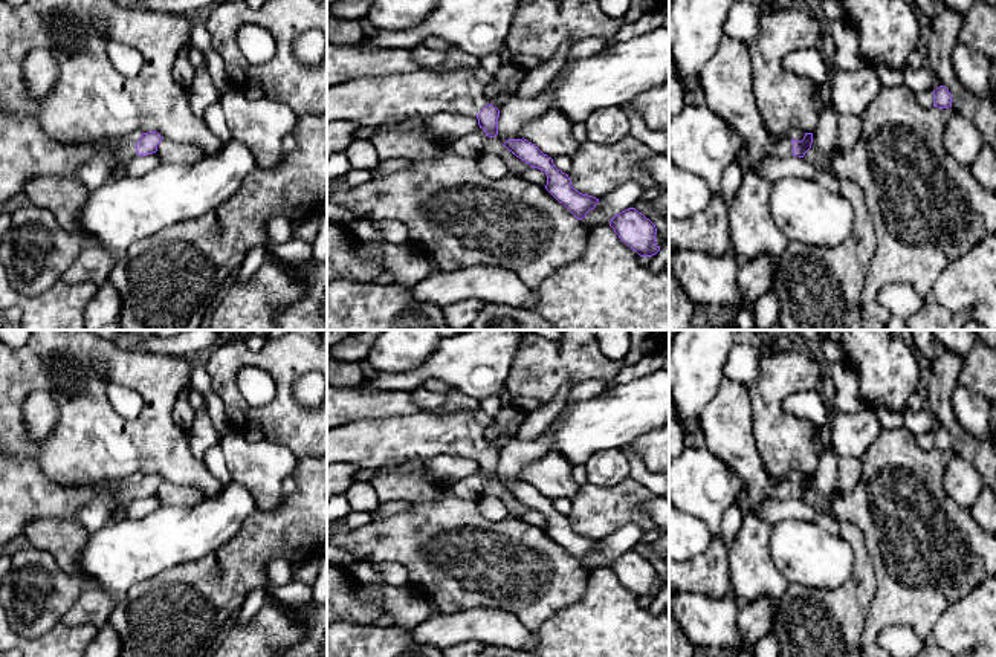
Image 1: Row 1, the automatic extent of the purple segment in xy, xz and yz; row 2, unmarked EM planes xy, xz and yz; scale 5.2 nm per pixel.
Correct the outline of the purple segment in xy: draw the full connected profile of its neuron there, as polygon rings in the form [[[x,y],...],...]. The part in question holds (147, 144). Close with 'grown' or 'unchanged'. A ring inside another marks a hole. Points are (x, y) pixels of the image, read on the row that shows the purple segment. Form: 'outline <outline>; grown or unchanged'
outline [[[157,131],[142,133],[136,144],[119,144],[112,148],[112,154],[122,165],[130,163],[136,156],[148,156],[157,151],[163,138]]]; grown

